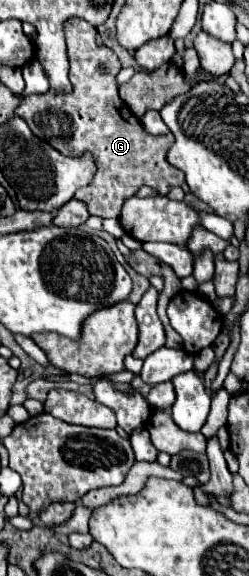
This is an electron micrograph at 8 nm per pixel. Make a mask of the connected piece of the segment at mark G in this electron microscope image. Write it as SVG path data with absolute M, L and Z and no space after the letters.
M69 19L65 23L65 39L71 61L69 79L73 89L69 93L47 91L43 95L29 95L21 99L17 115L27 121L27 125L39 139L61 151L61 155L93 155L97 171L91 183L79 189L75 197L87 203L91 215L107 219L117 217L123 199L135 195L143 185L155 189L163 197L169 193L171 187L183 185L185 175L179 169L171 167L165 159L167 149L173 143L173 135L149 135L143 129L141 121L129 111L129 107L127 119L123 117L121 109L125 107L125 103L117 93L115 79L115 75L121 71L121 63L111 49L97 43L97 29L81 19Z

